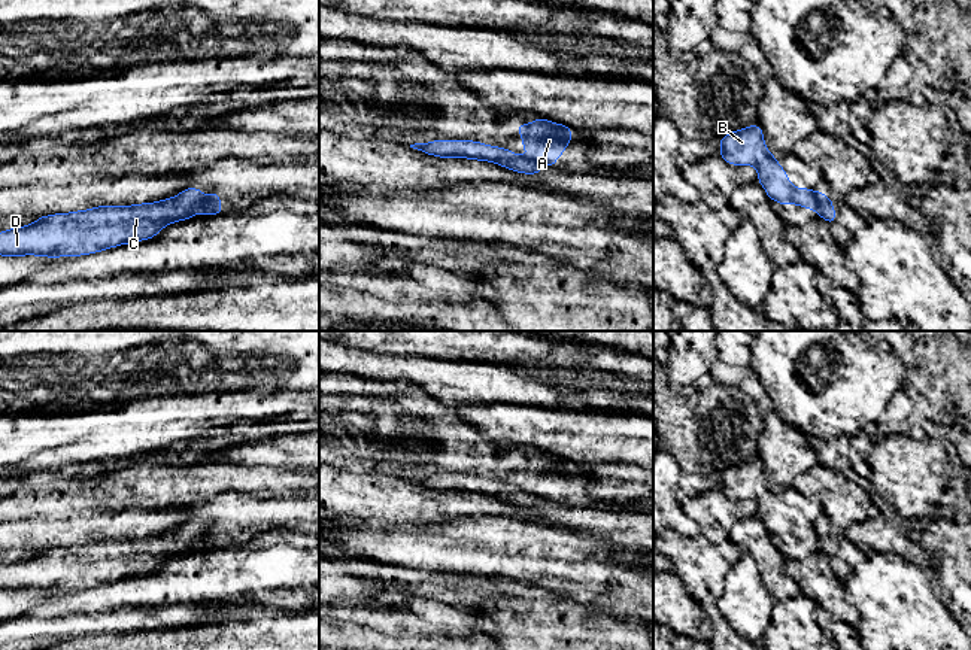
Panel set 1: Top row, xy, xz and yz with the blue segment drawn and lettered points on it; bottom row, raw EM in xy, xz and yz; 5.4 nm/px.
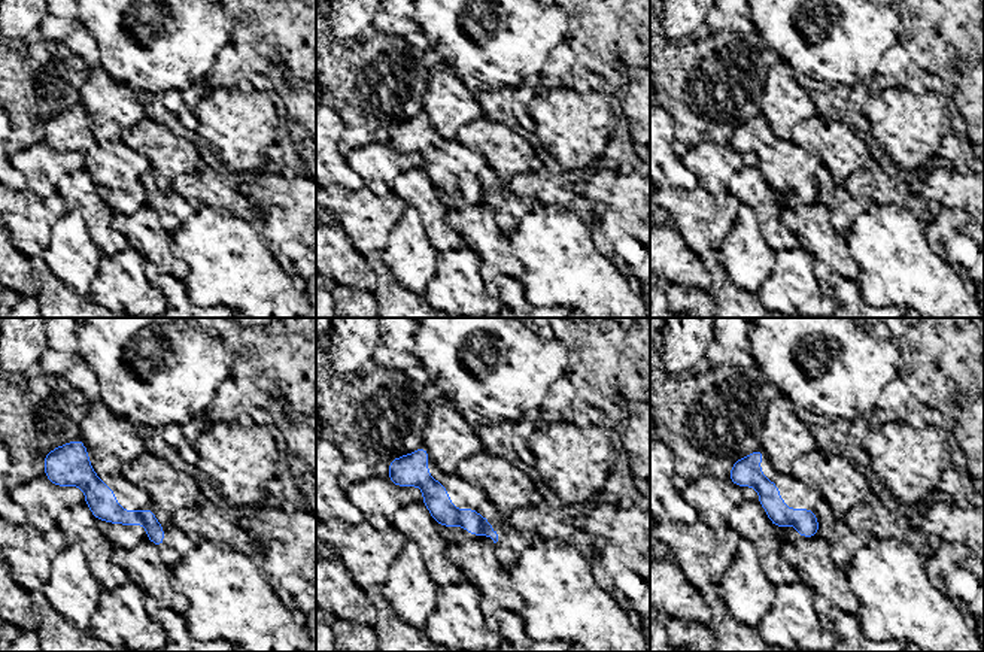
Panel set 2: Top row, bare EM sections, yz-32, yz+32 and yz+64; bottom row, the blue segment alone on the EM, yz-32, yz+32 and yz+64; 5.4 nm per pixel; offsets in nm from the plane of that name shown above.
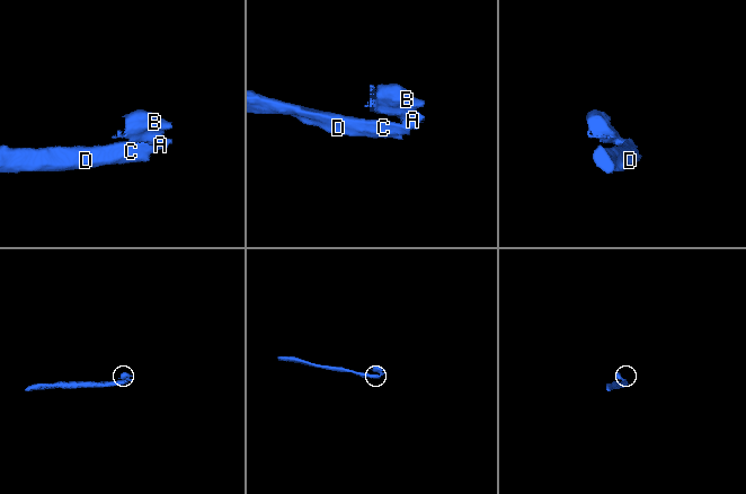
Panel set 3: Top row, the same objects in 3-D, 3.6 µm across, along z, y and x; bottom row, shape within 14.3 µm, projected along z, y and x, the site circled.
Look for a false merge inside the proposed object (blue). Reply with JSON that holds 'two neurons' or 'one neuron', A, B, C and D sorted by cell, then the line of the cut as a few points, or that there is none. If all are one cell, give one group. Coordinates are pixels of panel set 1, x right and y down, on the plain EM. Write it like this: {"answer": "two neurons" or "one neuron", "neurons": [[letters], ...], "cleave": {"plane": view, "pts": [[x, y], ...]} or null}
{"answer": "two neurons", "neurons": [["A", "B"], ["C", "D"]], "cleave": {"plane": "yz", "pts": [[815, 525], [819, 549]]}}

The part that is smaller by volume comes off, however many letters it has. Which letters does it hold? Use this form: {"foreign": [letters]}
{"foreign": ["A", "B"]}

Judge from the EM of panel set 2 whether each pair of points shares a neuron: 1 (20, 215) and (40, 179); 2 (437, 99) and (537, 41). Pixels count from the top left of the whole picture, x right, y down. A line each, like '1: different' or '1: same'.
1: different
2: different

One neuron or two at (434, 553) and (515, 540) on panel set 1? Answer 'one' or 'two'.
one

